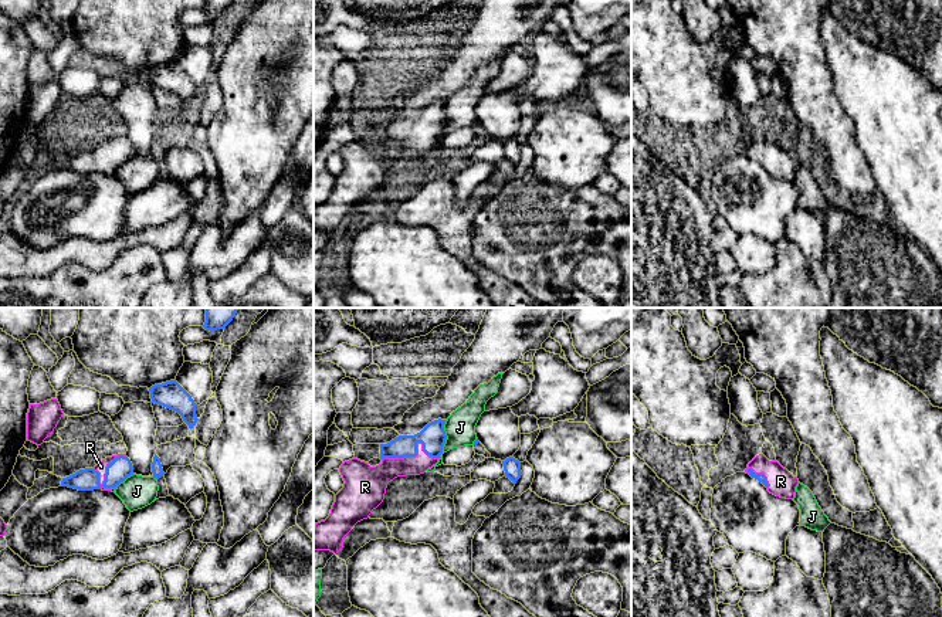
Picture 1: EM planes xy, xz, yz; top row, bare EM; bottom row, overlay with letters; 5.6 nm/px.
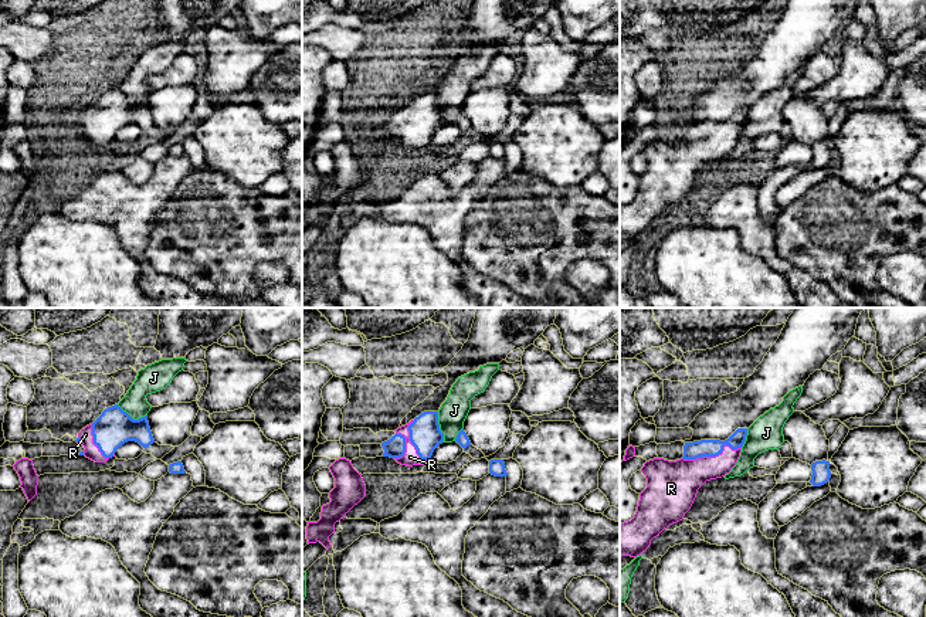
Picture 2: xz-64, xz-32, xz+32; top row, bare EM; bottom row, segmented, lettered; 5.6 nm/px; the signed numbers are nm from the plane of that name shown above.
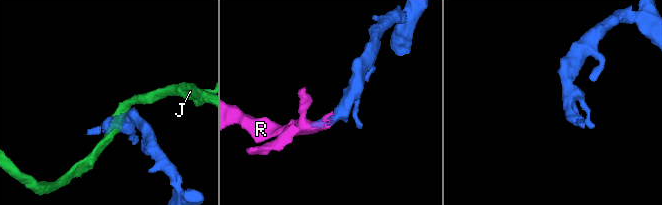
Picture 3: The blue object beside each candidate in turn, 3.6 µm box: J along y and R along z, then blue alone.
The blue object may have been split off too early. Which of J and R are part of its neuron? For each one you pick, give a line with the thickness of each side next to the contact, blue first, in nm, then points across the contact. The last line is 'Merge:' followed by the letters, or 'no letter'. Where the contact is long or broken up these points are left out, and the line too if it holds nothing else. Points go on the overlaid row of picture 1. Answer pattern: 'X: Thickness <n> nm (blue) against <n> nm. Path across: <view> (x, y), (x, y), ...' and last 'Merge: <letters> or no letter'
R: Thickness 120 nm (blue) against 60 nm. Path across: xy (121, 467), (107, 468), (101, 467)
Merge: R

